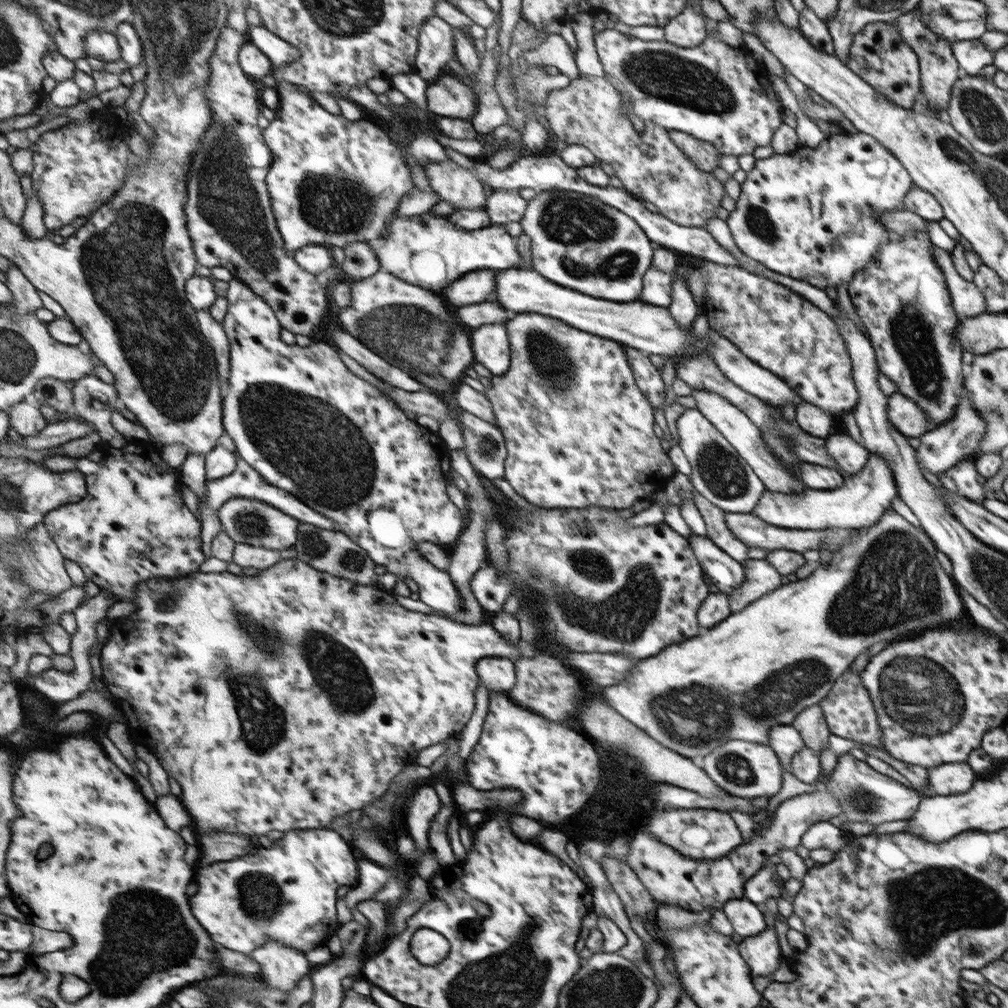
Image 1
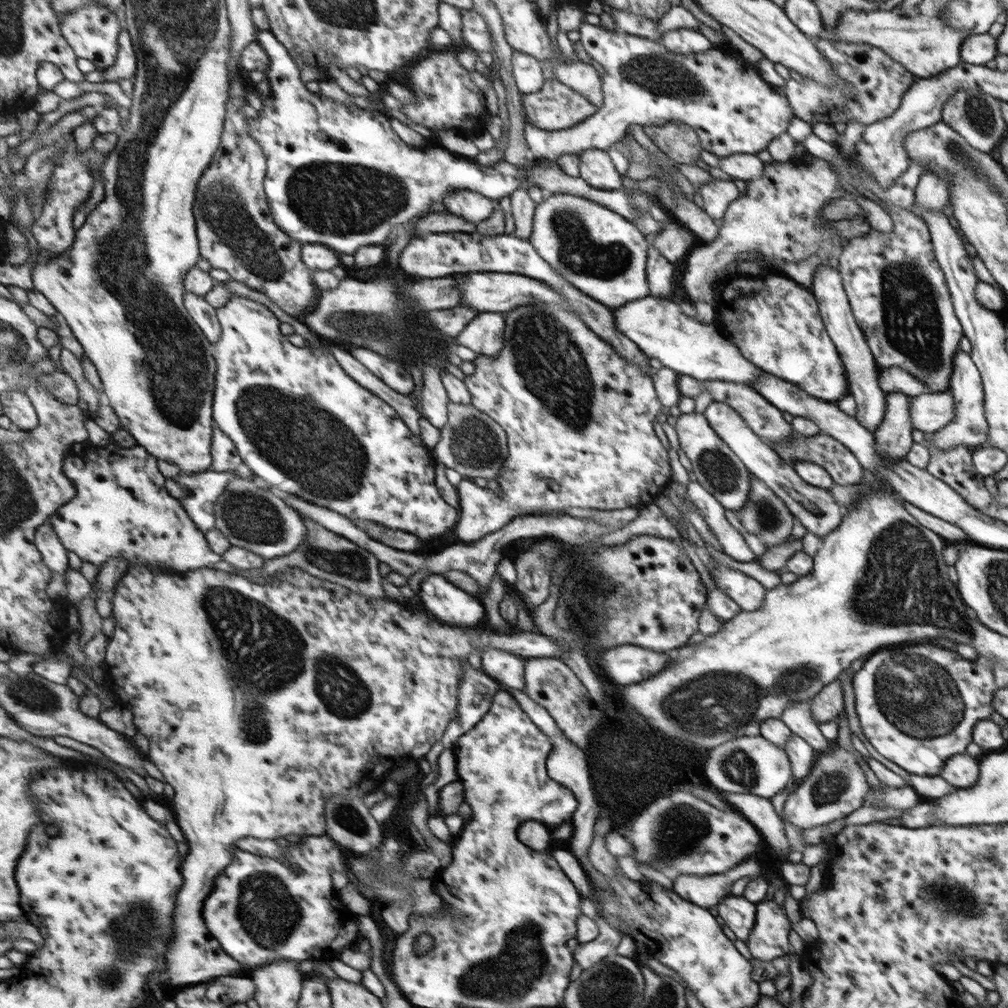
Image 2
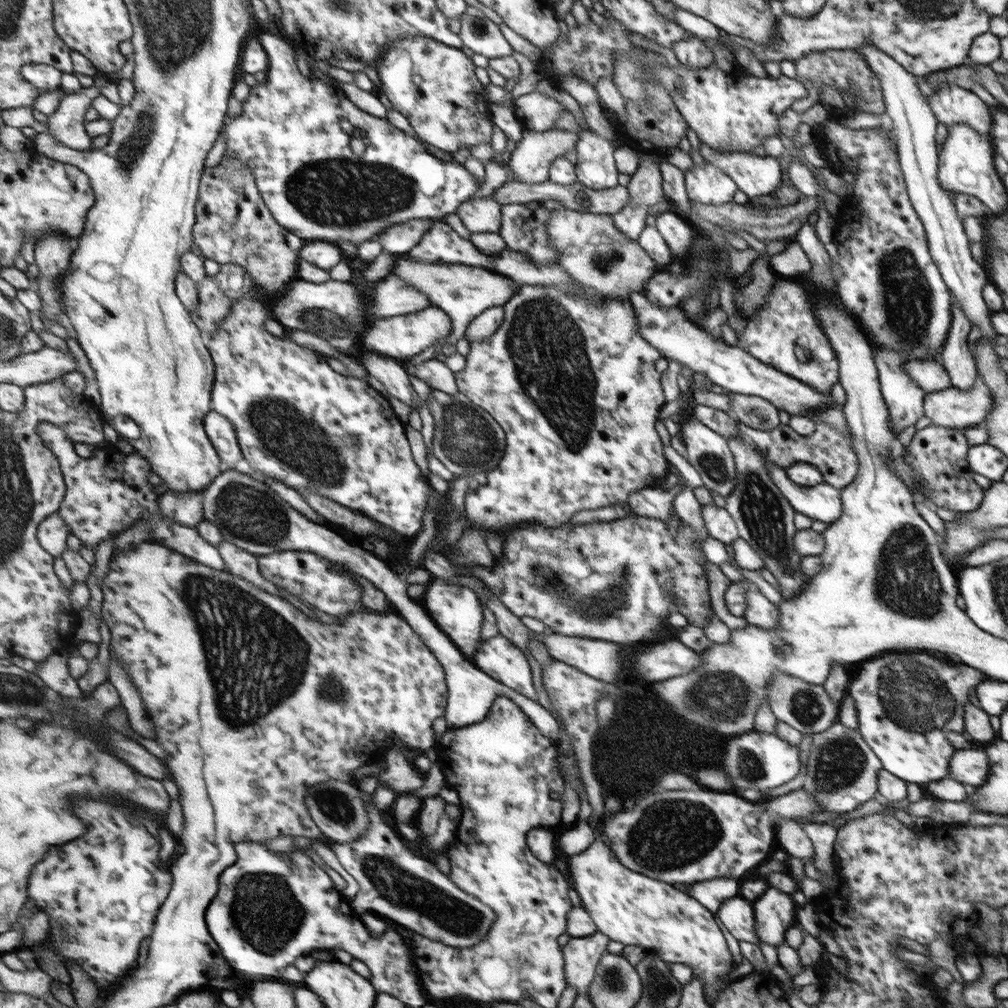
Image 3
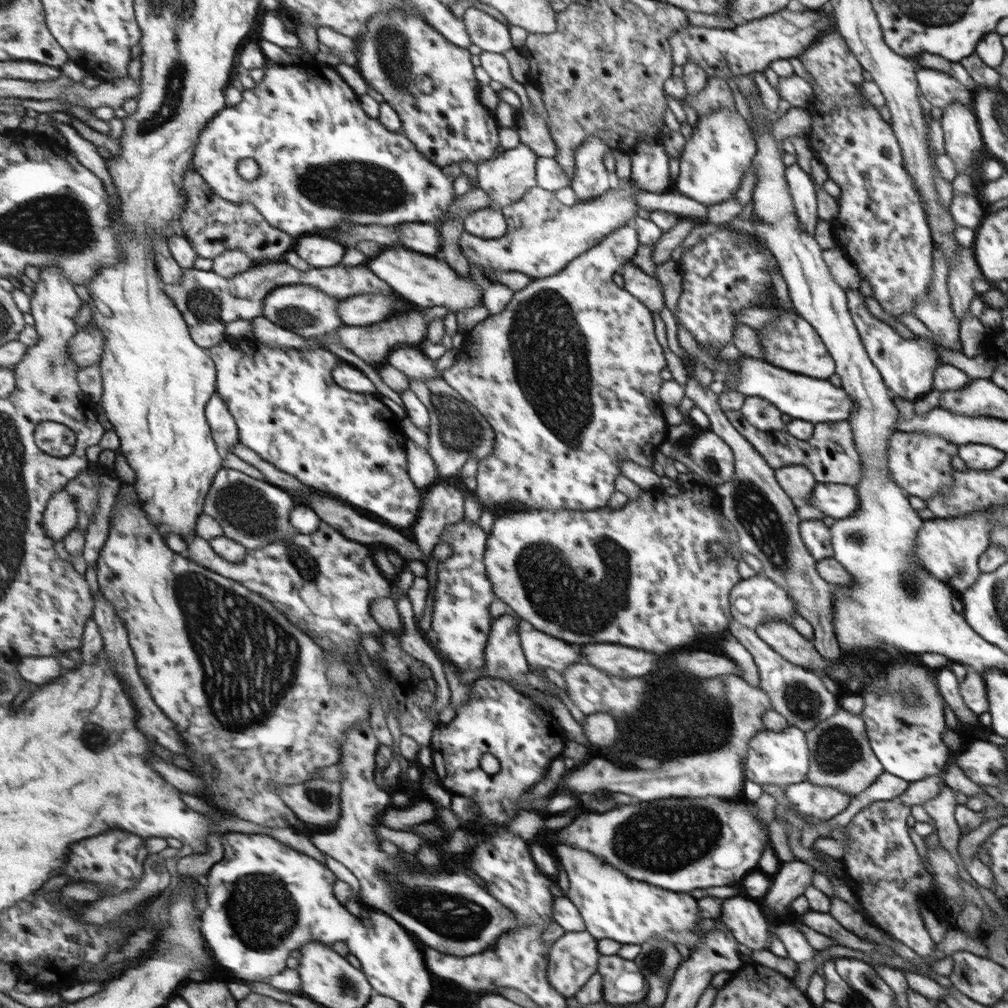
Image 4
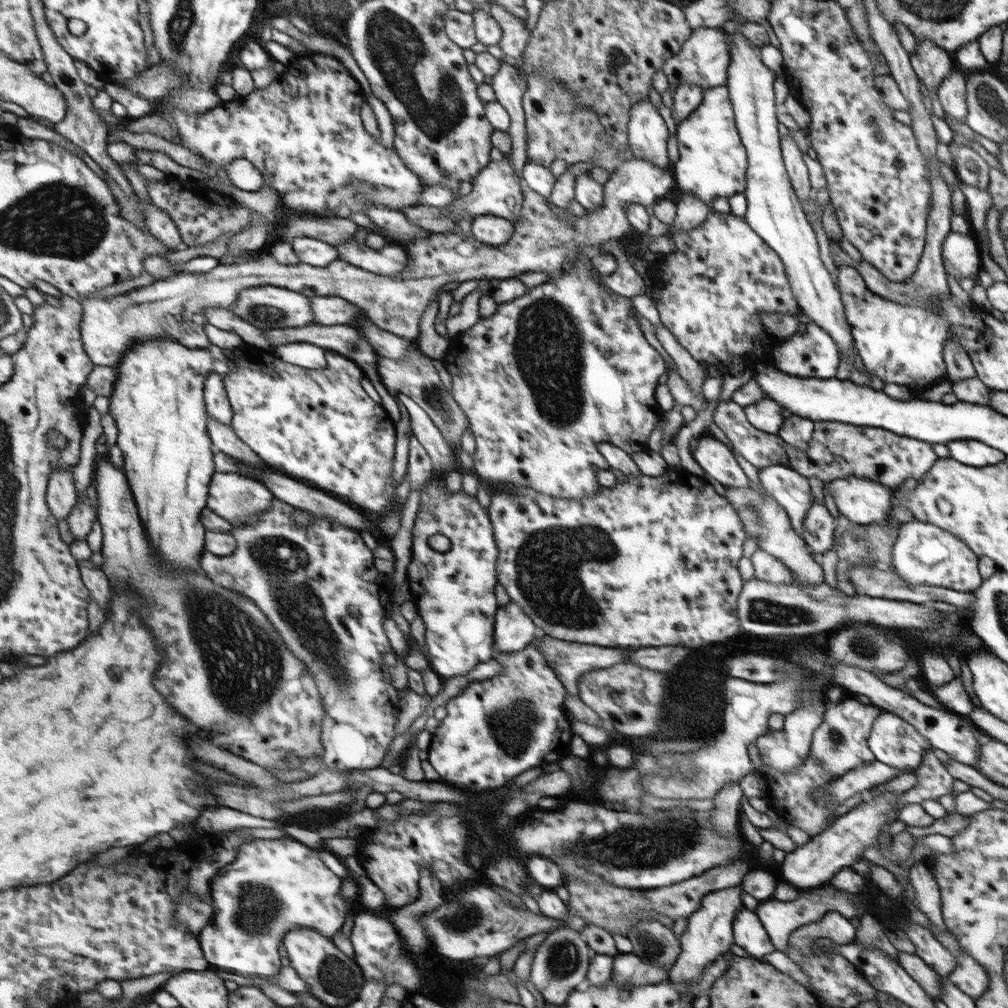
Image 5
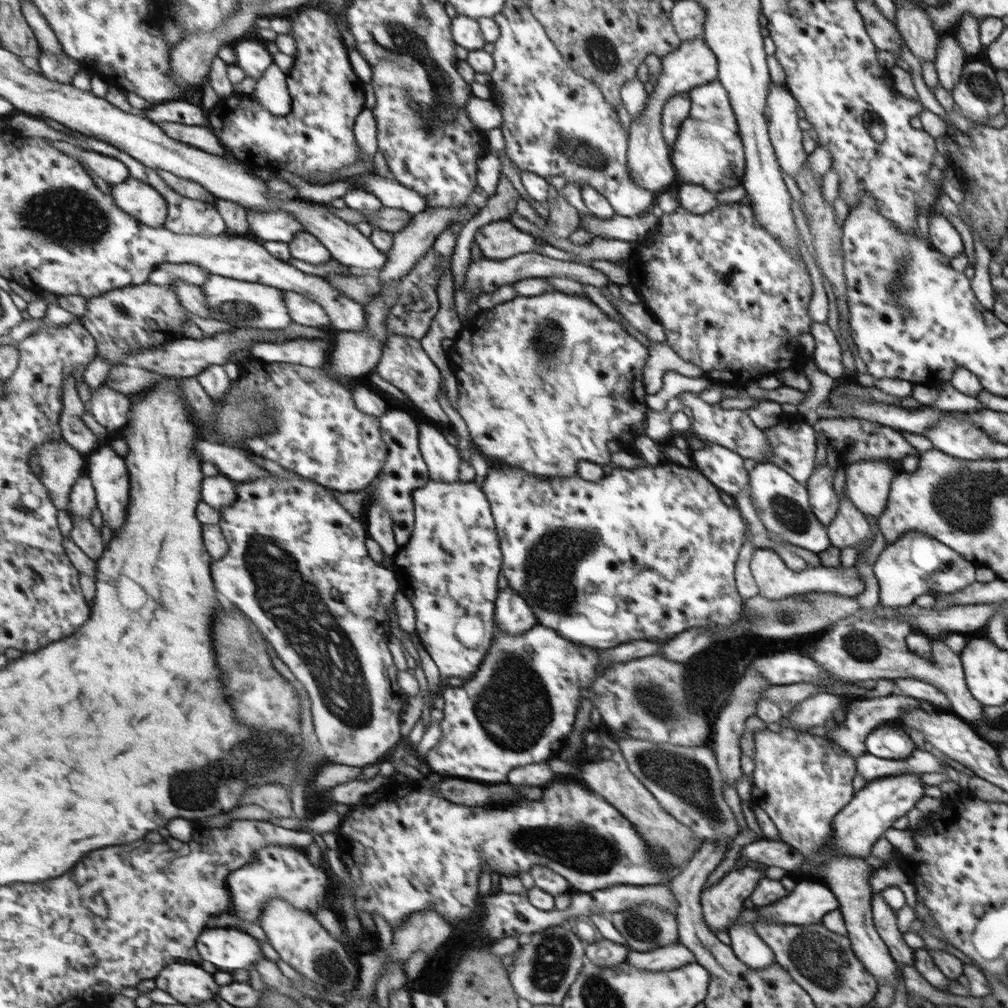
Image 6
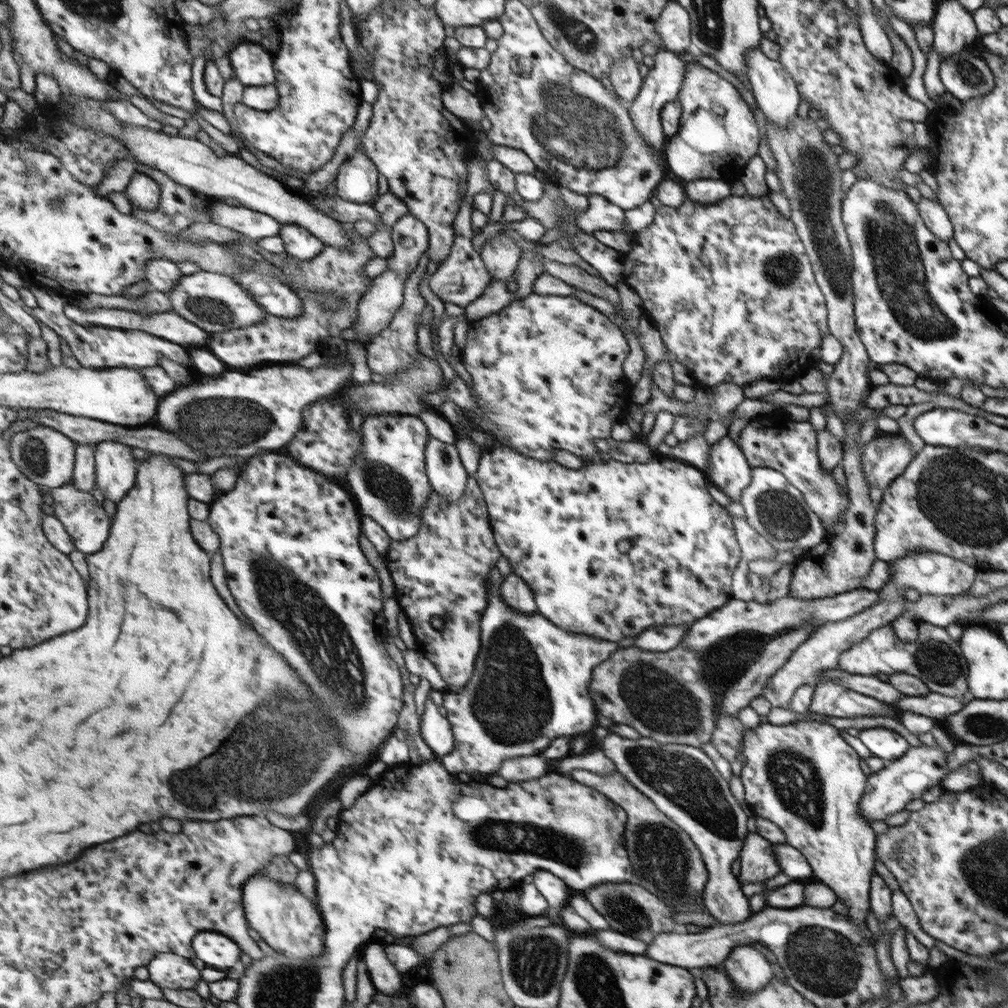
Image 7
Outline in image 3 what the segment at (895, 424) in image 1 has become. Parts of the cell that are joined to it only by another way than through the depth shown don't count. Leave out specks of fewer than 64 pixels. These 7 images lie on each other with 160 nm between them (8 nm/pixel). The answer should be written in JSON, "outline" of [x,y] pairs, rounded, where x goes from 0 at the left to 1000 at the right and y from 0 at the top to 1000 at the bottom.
{"outline":[[[971,370],[961,387],[941,384],[917,393],[917,413],[924,423],[954,426],[968,422],[984,404],[984,395]]]}

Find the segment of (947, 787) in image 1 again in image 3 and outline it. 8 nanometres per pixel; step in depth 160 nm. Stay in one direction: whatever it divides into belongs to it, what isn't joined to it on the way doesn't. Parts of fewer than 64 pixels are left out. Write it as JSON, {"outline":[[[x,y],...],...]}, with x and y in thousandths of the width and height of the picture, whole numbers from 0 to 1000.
{"outline":[[[949,744],[949,750],[943,750],[941,753],[941,763],[944,764],[942,772],[953,778],[965,781],[975,779],[981,771],[979,752],[980,750],[977,750],[975,744]]]}

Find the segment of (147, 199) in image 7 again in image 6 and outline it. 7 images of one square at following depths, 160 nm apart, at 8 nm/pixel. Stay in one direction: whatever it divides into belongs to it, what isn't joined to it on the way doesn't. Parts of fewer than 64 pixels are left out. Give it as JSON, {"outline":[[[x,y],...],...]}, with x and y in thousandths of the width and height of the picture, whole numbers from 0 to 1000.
{"outline":[[[134,176],[108,184],[108,193],[114,202],[140,221],[152,226],[163,226],[167,215],[164,195],[149,183]]]}

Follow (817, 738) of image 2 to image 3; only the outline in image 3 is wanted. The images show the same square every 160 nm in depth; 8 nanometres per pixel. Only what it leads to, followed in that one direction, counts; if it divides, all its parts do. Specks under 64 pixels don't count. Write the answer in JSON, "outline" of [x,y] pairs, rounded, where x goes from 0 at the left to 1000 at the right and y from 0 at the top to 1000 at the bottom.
{"outline":[[[771,668],[766,671],[766,675],[760,681],[760,688],[762,688],[761,697],[767,711],[793,727],[807,729],[818,725],[818,722],[822,722],[831,713],[832,699],[828,699],[823,694],[815,680],[801,679],[782,669]]]}

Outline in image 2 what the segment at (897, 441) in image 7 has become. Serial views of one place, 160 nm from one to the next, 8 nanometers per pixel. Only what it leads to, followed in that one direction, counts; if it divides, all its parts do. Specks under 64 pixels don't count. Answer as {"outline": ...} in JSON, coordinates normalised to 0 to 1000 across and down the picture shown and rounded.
{"outline":[[[705,398],[698,406],[697,411],[707,427],[711,429],[711,433],[734,453],[734,457],[742,465],[742,468],[745,468],[769,492],[772,492],[778,498],[783,509],[791,514],[801,527],[815,534],[833,520],[836,506],[826,496],[822,485],[809,484],[791,472],[786,460],[780,458],[769,445],[755,437],[735,415],[734,410],[716,399]]]}

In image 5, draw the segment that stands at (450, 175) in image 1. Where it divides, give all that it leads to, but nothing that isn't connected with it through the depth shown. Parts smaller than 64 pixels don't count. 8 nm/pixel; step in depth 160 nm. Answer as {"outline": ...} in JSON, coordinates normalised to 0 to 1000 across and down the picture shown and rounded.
{"outline":[[[477,213],[468,219],[468,232],[473,238],[485,244],[503,242],[510,229],[511,224],[499,215]]]}

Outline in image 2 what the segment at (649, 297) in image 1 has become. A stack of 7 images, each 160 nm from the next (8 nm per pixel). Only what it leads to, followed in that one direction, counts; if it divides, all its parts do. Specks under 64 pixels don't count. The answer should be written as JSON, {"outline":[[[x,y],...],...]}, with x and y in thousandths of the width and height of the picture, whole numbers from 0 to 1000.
{"outline":[[[644,237],[643,247],[643,286],[646,295],[664,296],[667,292],[666,284],[668,280],[668,262],[664,261],[656,252],[652,251],[652,246],[646,243]]]}

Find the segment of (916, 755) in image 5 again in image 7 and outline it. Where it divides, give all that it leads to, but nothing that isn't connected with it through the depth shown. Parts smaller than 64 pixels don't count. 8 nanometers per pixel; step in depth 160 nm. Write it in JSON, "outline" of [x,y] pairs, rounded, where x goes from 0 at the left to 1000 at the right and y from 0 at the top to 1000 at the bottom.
{"outline":[[[864,721],[853,724],[850,732],[866,750],[879,755],[892,753],[903,742],[892,728],[878,721]]]}

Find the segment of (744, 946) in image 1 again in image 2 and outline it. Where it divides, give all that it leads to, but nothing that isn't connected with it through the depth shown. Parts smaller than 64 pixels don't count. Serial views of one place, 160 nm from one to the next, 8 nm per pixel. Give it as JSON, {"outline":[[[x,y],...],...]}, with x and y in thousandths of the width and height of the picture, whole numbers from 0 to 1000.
{"outline":[[[757,893],[749,901],[747,921],[738,935],[743,946],[761,954],[786,944],[785,935],[781,935],[783,915],[777,909],[777,901],[767,893]]]}

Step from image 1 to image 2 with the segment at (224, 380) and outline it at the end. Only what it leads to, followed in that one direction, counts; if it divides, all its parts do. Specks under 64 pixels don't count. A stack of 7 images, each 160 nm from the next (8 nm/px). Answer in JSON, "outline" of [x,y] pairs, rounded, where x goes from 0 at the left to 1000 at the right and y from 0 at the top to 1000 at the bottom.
{"outline":[[[184,290],[184,304],[194,317],[194,320],[201,326],[206,336],[213,342],[219,337],[221,324],[213,307],[203,295],[197,295],[191,291]]]}

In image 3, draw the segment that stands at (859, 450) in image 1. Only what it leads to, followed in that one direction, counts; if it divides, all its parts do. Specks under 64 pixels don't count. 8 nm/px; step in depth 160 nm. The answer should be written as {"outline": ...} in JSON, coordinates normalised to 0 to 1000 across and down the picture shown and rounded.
{"outline":[[[730,418],[730,422],[734,433],[745,439],[749,439],[750,444],[761,454],[761,457],[765,457],[775,464],[782,464],[789,458],[806,460],[814,469],[816,479],[823,480],[826,484],[832,486],[848,474],[851,456],[843,438],[833,429],[815,419],[809,419],[807,431],[801,433],[791,431],[782,421],[773,421],[761,428],[743,425],[732,418]]]}

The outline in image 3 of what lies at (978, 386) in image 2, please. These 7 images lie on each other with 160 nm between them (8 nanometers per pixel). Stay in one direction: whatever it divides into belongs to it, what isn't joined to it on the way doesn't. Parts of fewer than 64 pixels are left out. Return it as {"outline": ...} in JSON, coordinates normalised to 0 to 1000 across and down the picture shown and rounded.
{"outline":[[[947,301],[944,303],[944,313],[942,327],[938,332],[931,358],[939,368],[943,384],[961,387],[965,383],[968,369],[964,350],[958,342],[962,319]]]}

